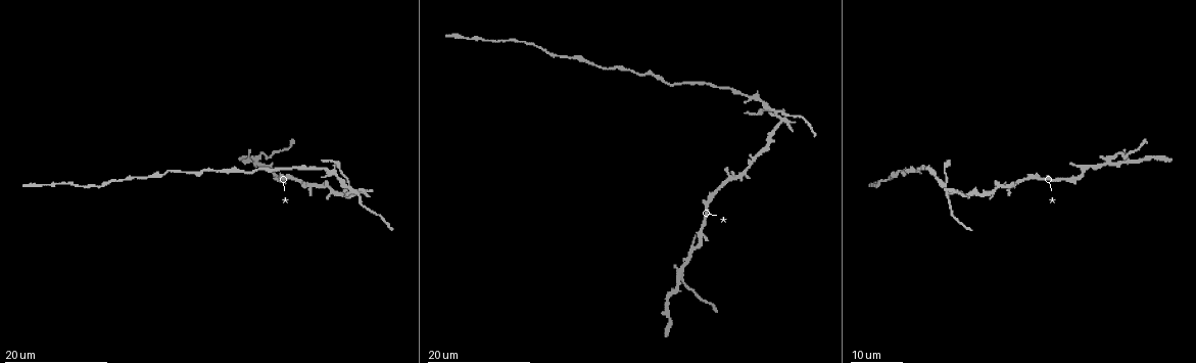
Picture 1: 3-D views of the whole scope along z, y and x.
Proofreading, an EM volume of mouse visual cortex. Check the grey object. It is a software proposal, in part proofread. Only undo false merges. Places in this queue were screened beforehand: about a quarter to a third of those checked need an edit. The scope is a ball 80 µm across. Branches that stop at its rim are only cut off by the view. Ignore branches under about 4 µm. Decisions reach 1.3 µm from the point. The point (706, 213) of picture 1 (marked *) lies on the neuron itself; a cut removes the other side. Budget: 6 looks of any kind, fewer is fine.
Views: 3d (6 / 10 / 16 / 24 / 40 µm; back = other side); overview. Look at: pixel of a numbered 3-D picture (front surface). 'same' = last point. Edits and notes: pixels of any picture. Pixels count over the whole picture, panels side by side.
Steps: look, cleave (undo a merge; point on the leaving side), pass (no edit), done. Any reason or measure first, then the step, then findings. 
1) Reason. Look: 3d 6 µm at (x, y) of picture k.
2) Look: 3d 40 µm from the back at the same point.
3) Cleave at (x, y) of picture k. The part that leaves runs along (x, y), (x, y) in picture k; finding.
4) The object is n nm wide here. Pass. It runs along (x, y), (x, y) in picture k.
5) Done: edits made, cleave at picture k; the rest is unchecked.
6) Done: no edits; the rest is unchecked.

Look: 3d 24 µm at (706, 201) of picture 1.

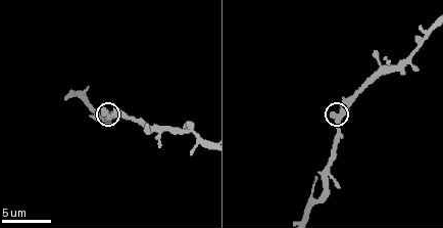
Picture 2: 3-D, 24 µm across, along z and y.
Closer look. Look: 3d 6 µm at (108, 114) of picture 2.

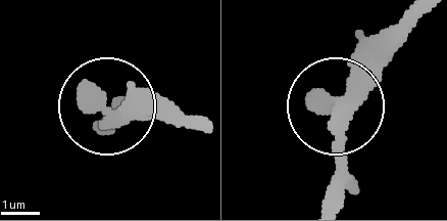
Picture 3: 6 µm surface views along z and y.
Pass. It runs along (330, 181), (340, 96), (404, 31) in picture 3; continuous, no second neuron.

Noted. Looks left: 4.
Four arms meet. Look: 3d 24 µm at (782, 117) of picture 1.

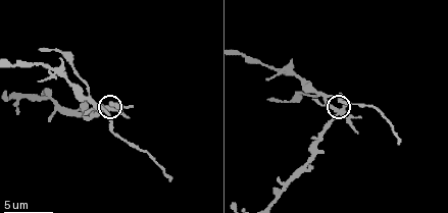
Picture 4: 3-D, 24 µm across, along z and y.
Closer look. Look: 3d 6 µm at (108, 108) of picture 4.

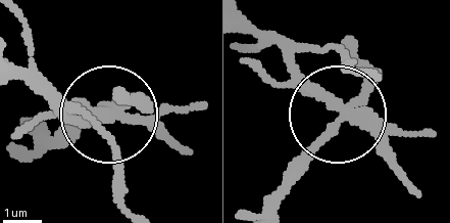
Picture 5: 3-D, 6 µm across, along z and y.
The object is 280 nm wide here. Cleave at (74, 123) of picture 5. The part that leaves runs along (117, 110), (52, 107), (13, 72) in picture 5; two neurons meet here.

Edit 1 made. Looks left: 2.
A fork. Look: 3d 16 µm at (1111, 162) of picture 1.

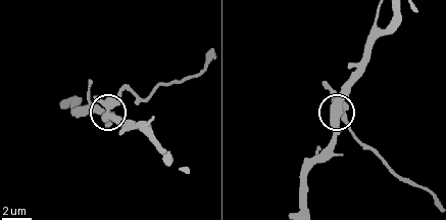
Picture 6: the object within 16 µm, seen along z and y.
Zoom in. Look: 3d 10 µm at (336, 109) of picture 6.

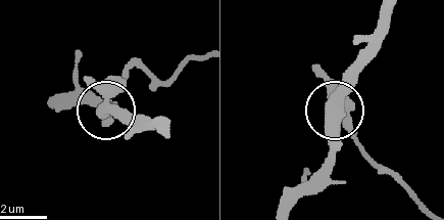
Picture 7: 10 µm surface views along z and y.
The object is 480 nm wide here. Cleave at (93, 85) of picture 7. A second neuron is stuck on.

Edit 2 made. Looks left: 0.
Done: edits made, cleave at picture 5, cleave at picture 7; the rest is unchecked.

